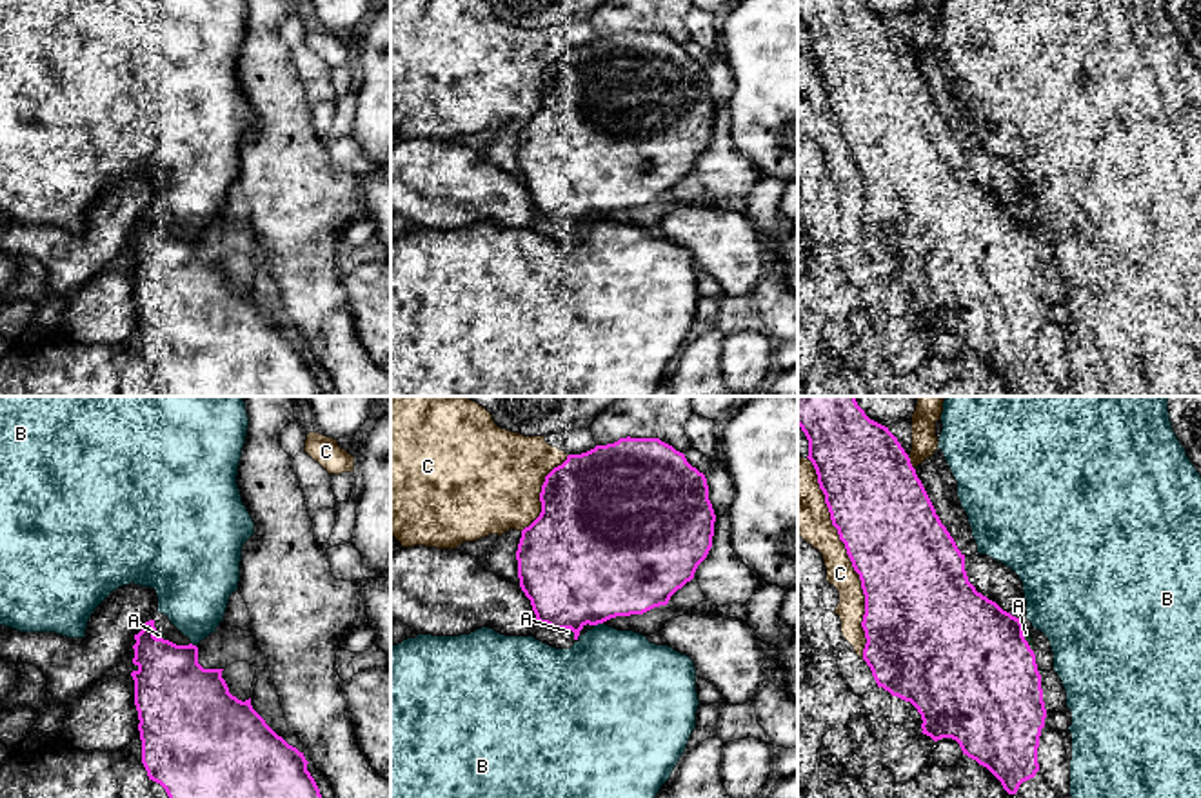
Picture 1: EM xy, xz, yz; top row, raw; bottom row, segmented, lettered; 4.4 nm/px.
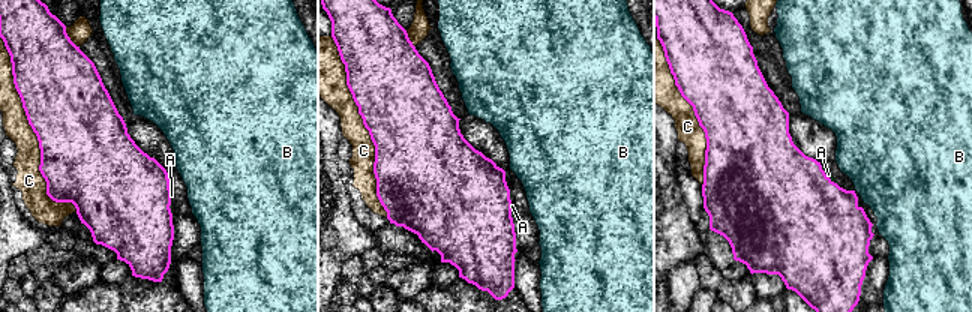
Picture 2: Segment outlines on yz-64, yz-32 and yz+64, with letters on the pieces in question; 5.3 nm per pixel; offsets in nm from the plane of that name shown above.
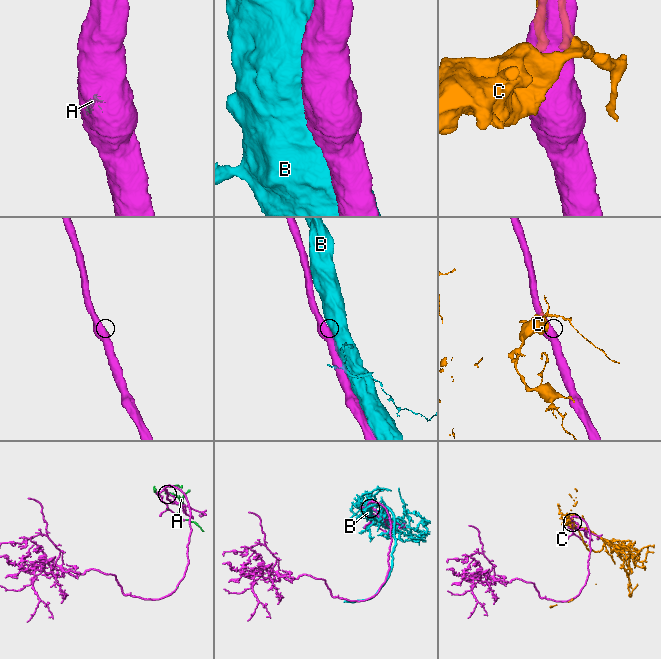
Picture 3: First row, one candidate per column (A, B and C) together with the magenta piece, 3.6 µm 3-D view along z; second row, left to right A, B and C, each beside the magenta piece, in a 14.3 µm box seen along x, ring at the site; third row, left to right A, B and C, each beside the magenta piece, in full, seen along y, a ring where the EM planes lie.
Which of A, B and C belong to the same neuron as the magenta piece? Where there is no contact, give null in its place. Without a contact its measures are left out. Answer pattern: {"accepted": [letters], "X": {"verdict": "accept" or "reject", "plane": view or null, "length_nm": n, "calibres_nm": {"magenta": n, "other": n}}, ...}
{"accepted": ["A"], "A": {"verdict": "accept", "plane": "yz", "length_nm": 130, "calibres_nm": {"magenta": 500, "other": 30}}, "B": {"verdict": "reject", "plane": "xz", "length_nm": 40, "calibres_nm": {"magenta": 500, "other": 420}}, "C": {"verdict": "reject", "plane": "yz", "length_nm": 950, "calibres_nm": {"magenta": 440, "other": 180}}}

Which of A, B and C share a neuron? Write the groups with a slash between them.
A / B / C

